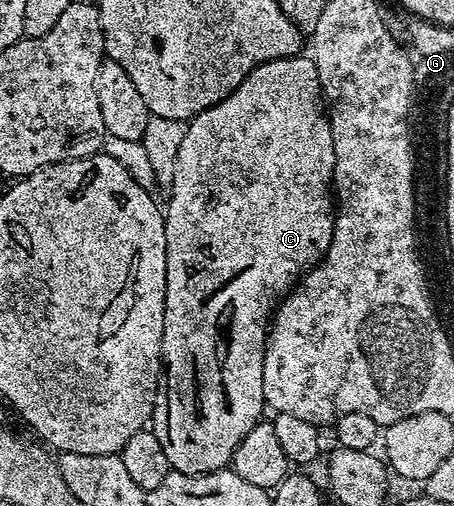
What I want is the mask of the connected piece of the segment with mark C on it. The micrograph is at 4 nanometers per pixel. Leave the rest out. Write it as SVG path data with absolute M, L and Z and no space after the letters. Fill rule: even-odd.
M300 53L290 55L284 59L274 59L268 63L256 63L255 67L241 81L241 85L237 85L237 89L233 89L233 93L229 93L229 97L225 97L217 105L213 105L209 109L205 109L200 115L187 123L187 132L185 138L181 140L181 149L177 149L177 157L173 165L173 181L171 182L171 190L166 196L167 207L165 203L165 249L167 250L167 260L165 261L165 329L163 330L163 340L161 341L161 353L163 354L163 362L161 364L161 401L156 402L155 412L151 414L150 430L154 431L157 441L161 441L161 449L165 449L165 457L169 461L169 465L173 471L181 473L189 473L196 475L197 473L209 473L210 471L224 470L230 464L231 458L235 455L237 445L241 445L241 441L245 441L245 433L249 433L249 429L253 429L264 418L265 404L263 402L263 350L267 344L267 329L269 320L273 314L273 308L282 300L283 296L295 286L297 277L316 267L322 259L325 252L329 249L329 245L333 241L333 229L335 228L335 217L333 214L333 165L335 158L333 157L333 133L331 132L331 122L327 119L325 110L325 100L322 96L323 90L319 84L317 77L317 65L312 61L310 54Z

